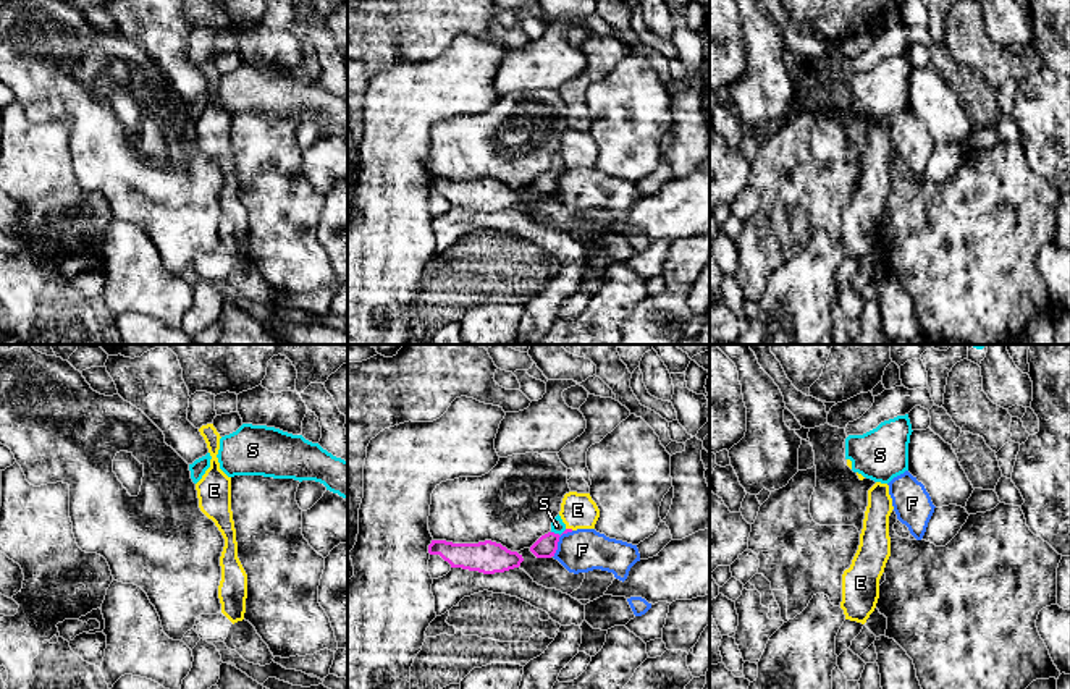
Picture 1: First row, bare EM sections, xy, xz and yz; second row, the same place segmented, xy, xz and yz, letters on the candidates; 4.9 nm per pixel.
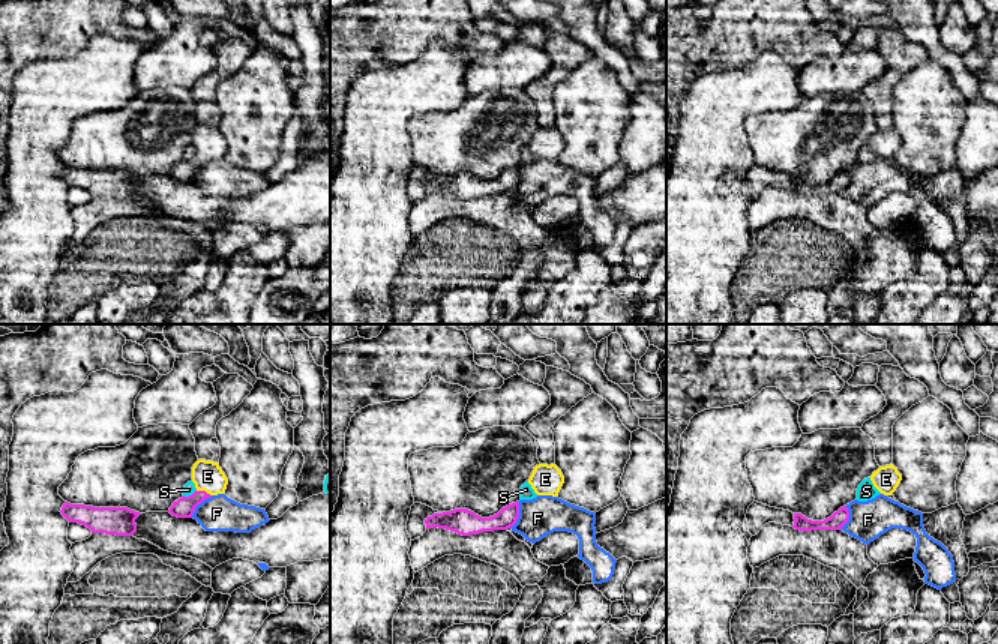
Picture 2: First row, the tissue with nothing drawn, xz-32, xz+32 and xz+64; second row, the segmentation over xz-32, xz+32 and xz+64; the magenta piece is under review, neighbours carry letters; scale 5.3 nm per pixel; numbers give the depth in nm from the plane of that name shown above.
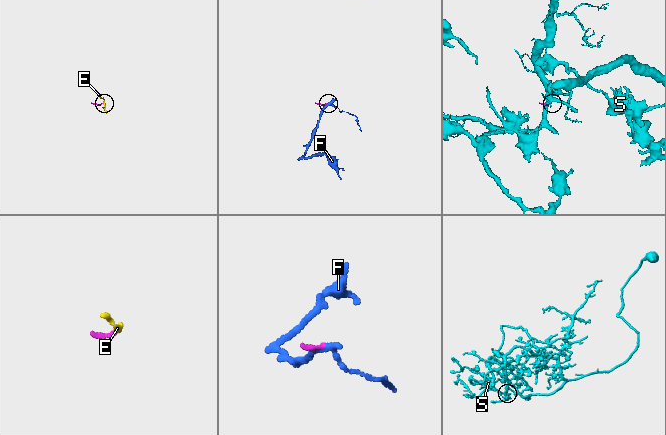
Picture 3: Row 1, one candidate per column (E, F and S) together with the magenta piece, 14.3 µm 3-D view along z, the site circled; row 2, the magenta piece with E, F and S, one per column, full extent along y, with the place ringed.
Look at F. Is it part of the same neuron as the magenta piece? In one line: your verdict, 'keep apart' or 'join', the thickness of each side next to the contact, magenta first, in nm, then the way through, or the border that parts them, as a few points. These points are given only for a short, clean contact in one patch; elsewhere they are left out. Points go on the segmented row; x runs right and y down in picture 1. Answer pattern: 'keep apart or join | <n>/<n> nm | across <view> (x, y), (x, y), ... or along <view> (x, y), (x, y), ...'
keep apart | 110/220 nm | along xz (572, 531), (560, 537), (553, 557)

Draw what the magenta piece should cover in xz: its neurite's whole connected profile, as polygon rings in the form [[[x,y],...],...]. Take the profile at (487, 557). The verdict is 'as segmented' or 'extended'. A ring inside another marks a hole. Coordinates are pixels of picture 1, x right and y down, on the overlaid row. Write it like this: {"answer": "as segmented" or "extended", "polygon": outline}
{"answer": "as segmented", "polygon": [[[432,540],[430,555],[440,555],[451,568],[478,571],[483,574],[504,573],[519,568],[522,555],[511,552],[501,543],[485,540],[478,543],[453,543],[446,540]]]}

